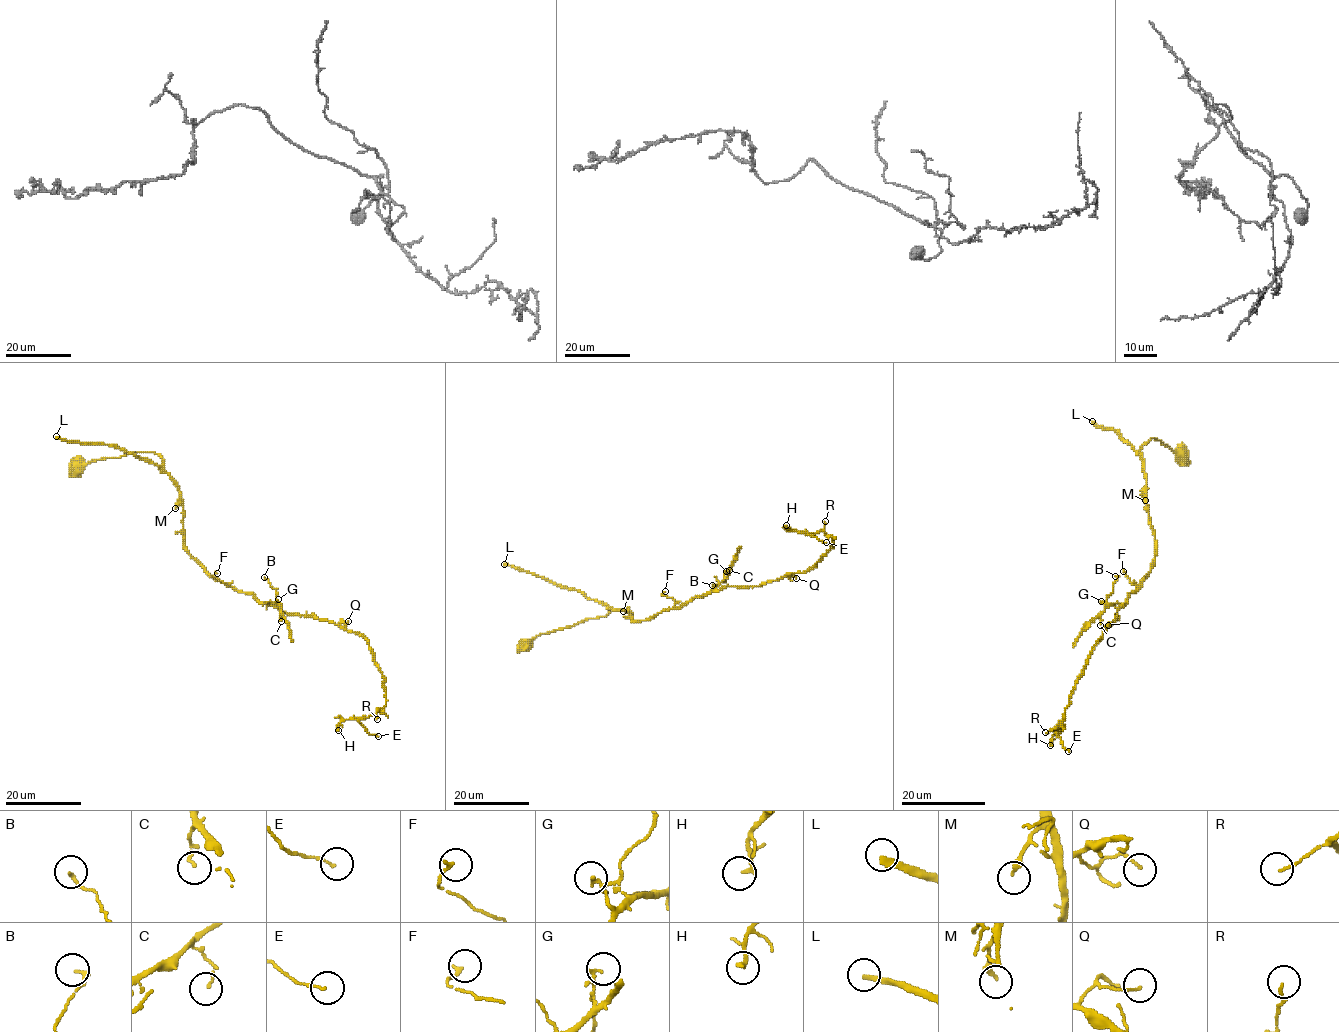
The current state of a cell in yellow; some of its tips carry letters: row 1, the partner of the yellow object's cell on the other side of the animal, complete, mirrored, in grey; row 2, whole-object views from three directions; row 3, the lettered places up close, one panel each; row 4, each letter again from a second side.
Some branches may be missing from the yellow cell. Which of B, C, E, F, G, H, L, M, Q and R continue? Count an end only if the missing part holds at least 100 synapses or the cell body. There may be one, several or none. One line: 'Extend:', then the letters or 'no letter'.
Extend: L

